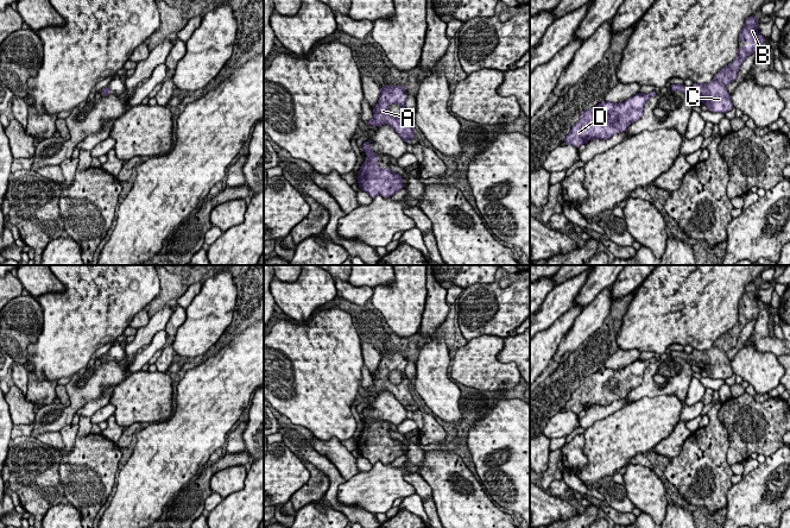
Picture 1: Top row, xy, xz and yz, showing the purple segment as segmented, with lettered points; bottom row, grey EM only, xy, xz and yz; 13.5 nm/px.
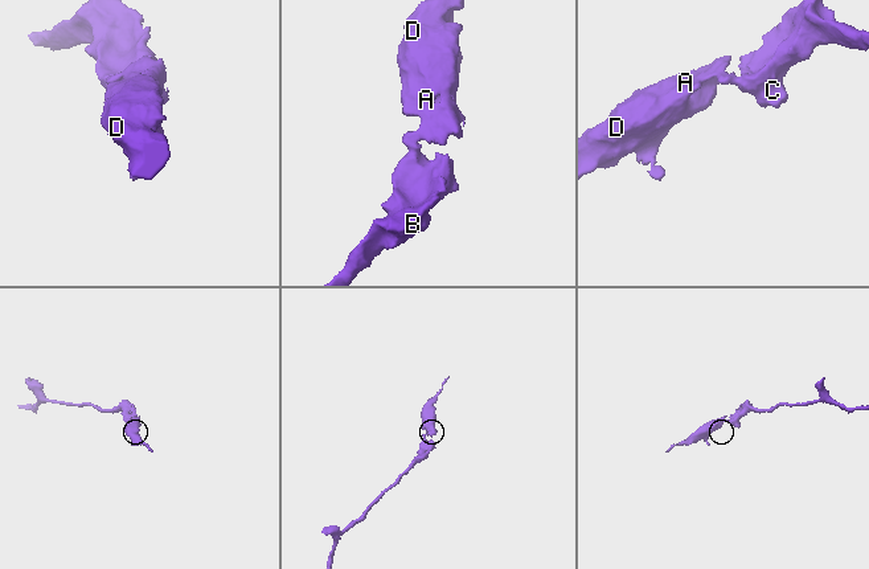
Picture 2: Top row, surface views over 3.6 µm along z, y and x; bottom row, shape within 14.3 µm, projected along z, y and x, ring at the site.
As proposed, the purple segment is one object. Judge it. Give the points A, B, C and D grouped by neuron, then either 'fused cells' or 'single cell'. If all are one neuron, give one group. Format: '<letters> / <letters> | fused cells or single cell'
A B C D | single cell

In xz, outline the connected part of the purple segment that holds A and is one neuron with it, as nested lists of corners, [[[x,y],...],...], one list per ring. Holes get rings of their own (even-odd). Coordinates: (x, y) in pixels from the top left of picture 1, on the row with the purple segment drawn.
[[[385,86],[380,88],[380,98],[373,111],[373,119],[365,121],[367,125],[381,126],[386,124],[391,126],[404,142],[410,142],[415,138],[412,125],[410,122],[410,114],[405,109],[405,101],[407,94],[402,86]],[[392,103],[399,103],[403,113],[399,118],[392,118],[388,108]]]

